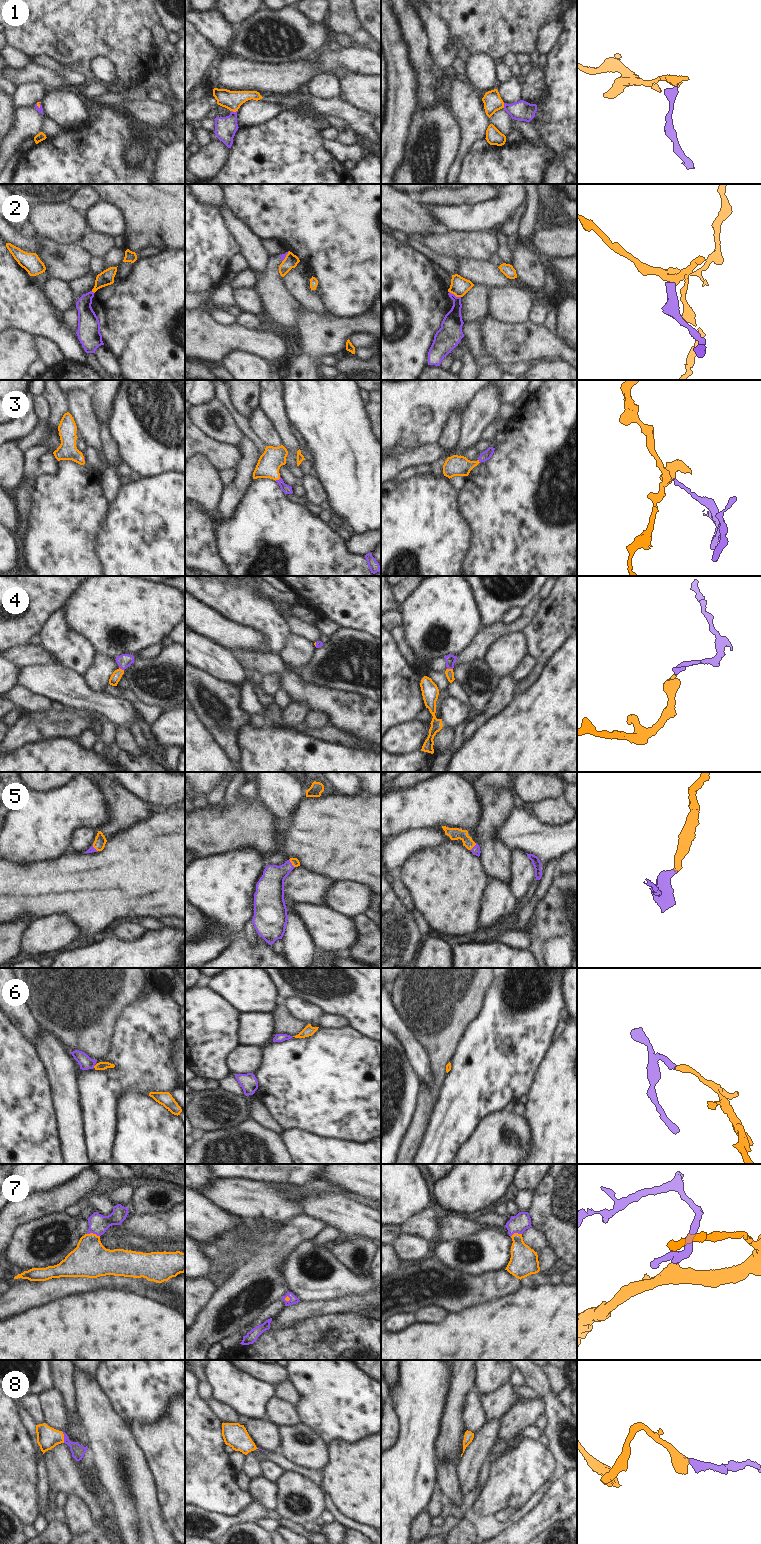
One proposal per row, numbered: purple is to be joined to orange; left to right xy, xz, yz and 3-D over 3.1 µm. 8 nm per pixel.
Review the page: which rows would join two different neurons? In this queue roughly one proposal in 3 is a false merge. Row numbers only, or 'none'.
2

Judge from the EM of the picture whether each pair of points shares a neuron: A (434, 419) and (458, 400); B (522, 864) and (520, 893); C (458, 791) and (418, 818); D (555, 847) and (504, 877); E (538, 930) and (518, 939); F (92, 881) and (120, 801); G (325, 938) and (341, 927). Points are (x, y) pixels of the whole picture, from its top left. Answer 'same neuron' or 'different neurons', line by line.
A: same neuron
B: same neuron
C: same neuron
D: different neurons
E: different neurons
F: different neurons
G: same neuron

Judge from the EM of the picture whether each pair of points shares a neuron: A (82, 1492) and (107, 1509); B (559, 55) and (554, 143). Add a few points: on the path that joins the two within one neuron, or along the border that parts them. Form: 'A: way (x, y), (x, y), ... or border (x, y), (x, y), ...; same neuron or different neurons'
A: border (99, 1502), (103, 1515); different neurons
B: way (558, 77), (558, 121); same neuron

